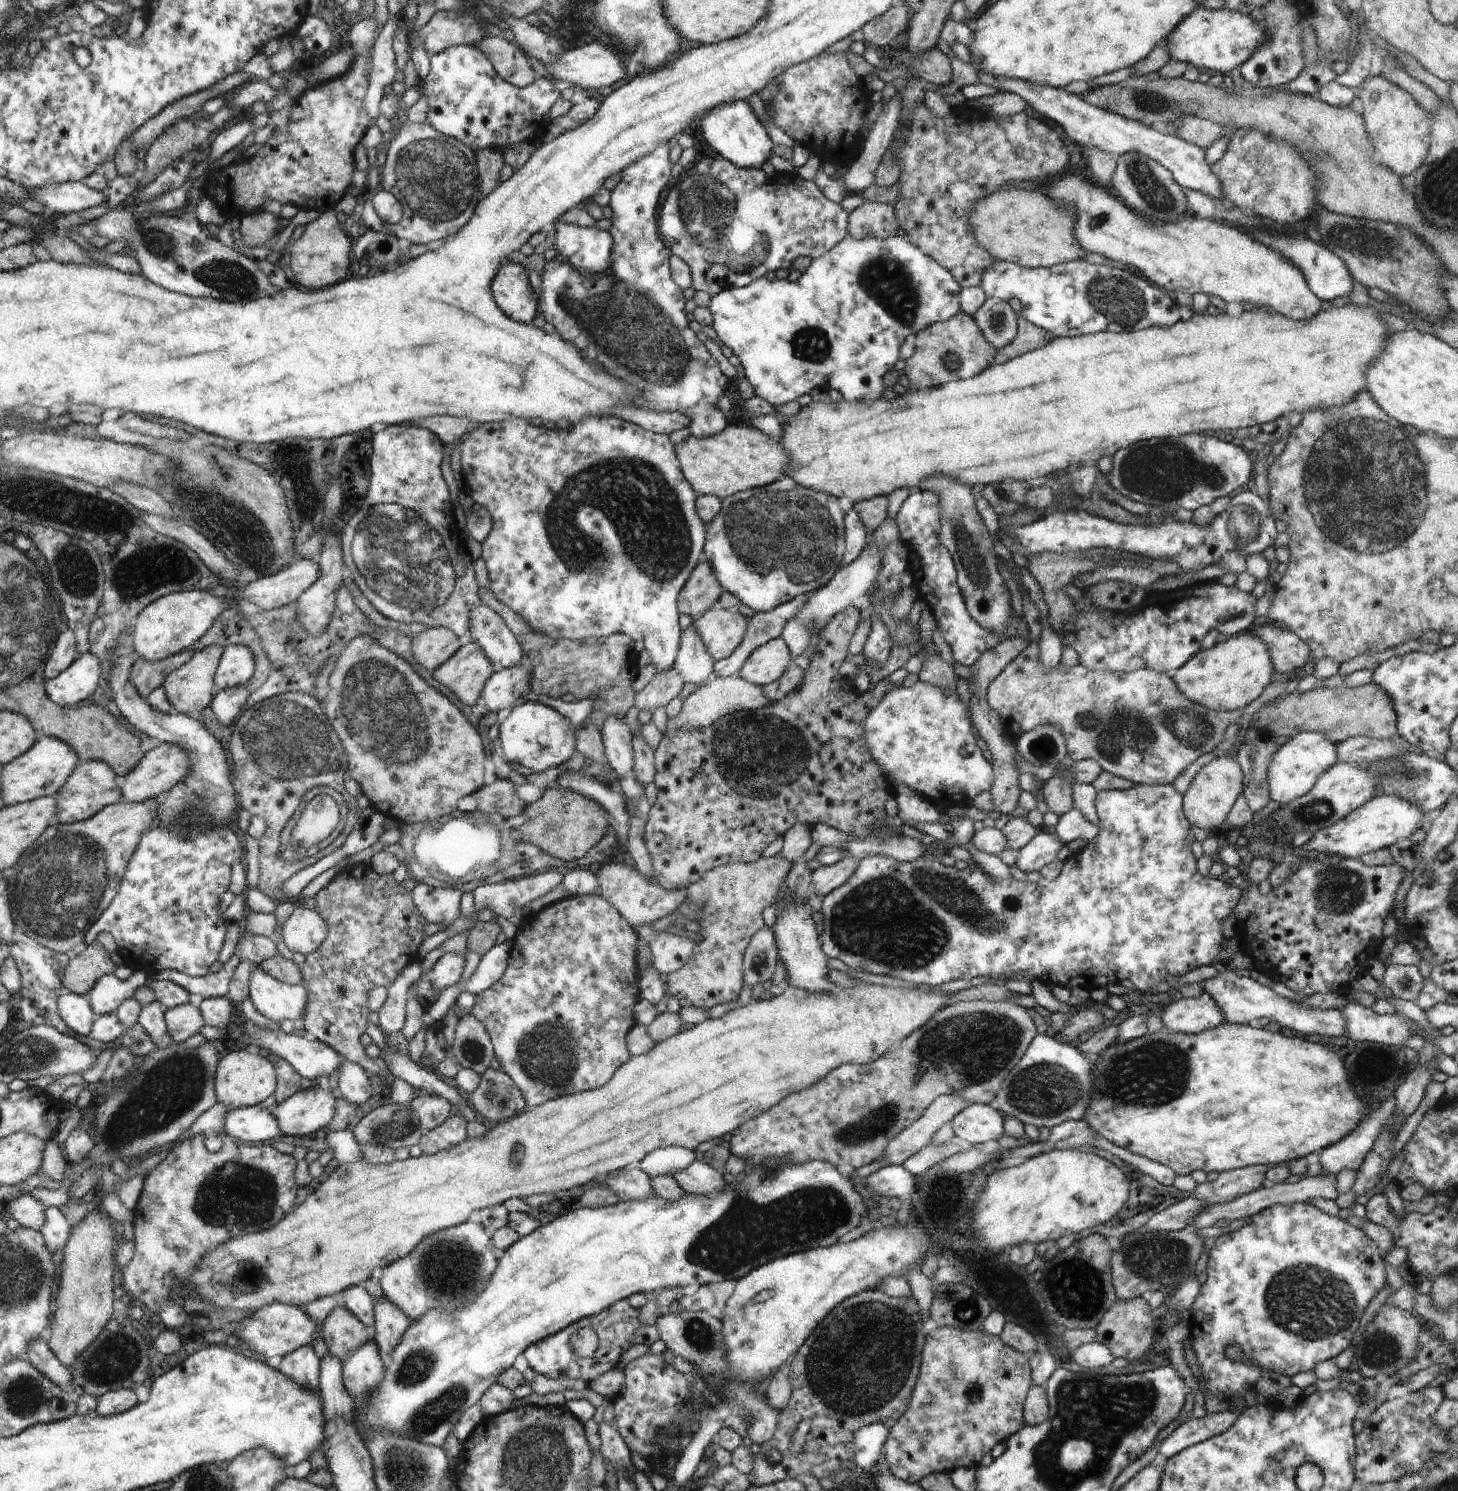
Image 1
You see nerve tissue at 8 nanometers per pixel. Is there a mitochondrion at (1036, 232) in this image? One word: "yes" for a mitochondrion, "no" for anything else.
no

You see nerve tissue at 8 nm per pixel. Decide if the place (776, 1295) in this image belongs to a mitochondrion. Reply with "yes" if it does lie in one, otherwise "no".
no

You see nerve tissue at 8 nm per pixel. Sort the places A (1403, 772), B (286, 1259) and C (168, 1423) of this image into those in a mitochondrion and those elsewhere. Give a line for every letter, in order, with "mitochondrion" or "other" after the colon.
A: mitochondrion
B: other
C: other

